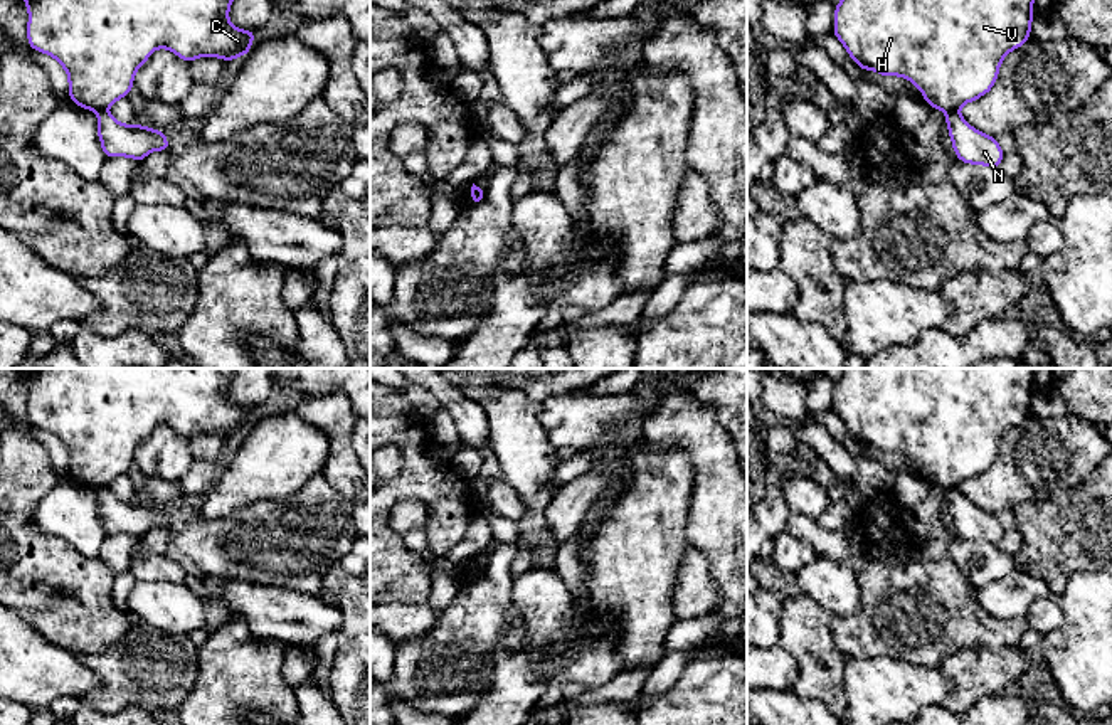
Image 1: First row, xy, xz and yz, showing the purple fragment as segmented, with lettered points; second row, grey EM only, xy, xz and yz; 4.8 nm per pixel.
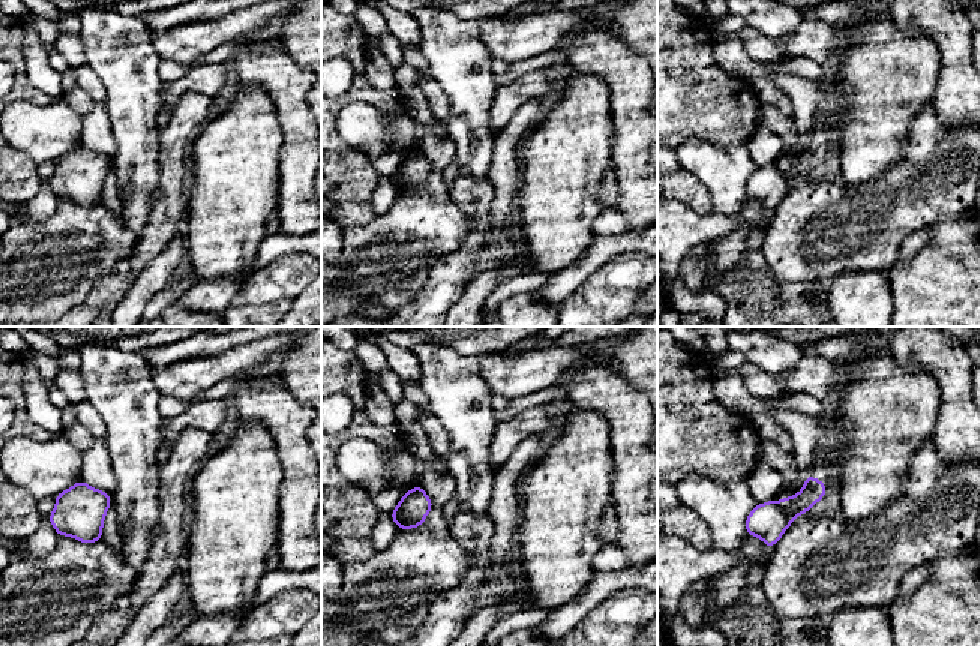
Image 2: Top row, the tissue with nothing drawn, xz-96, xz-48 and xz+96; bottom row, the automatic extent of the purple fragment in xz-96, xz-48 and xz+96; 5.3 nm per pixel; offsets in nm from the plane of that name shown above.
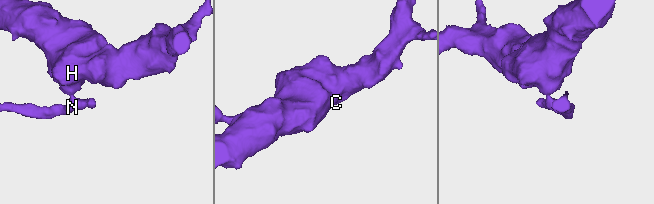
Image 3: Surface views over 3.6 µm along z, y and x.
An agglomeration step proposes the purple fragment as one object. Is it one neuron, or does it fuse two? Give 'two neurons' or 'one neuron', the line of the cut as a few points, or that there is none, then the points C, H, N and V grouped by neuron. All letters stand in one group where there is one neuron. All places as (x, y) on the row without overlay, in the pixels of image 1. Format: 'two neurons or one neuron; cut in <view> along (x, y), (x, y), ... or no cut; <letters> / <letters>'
two neurons; cut in yz along (956, 486), (947, 490); C H V / N

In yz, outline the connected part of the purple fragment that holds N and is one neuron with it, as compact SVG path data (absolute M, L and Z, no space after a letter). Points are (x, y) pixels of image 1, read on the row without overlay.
M959 488L947 490L945 501L959 538L986 542L996 547L1006 533L998 515L972 505Z

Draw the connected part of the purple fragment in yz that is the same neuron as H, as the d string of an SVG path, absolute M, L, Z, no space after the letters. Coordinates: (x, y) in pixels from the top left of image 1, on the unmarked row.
M843 368L833 409L863 447L902 452L944 490L988 471L1004 432L1031 412L1036 368Z

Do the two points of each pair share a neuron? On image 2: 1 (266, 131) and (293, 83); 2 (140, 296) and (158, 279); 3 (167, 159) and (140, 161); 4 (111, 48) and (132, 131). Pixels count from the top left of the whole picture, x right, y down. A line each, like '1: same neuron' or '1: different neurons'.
1: different neurons
2: same neuron
3: different neurons
4: same neuron

